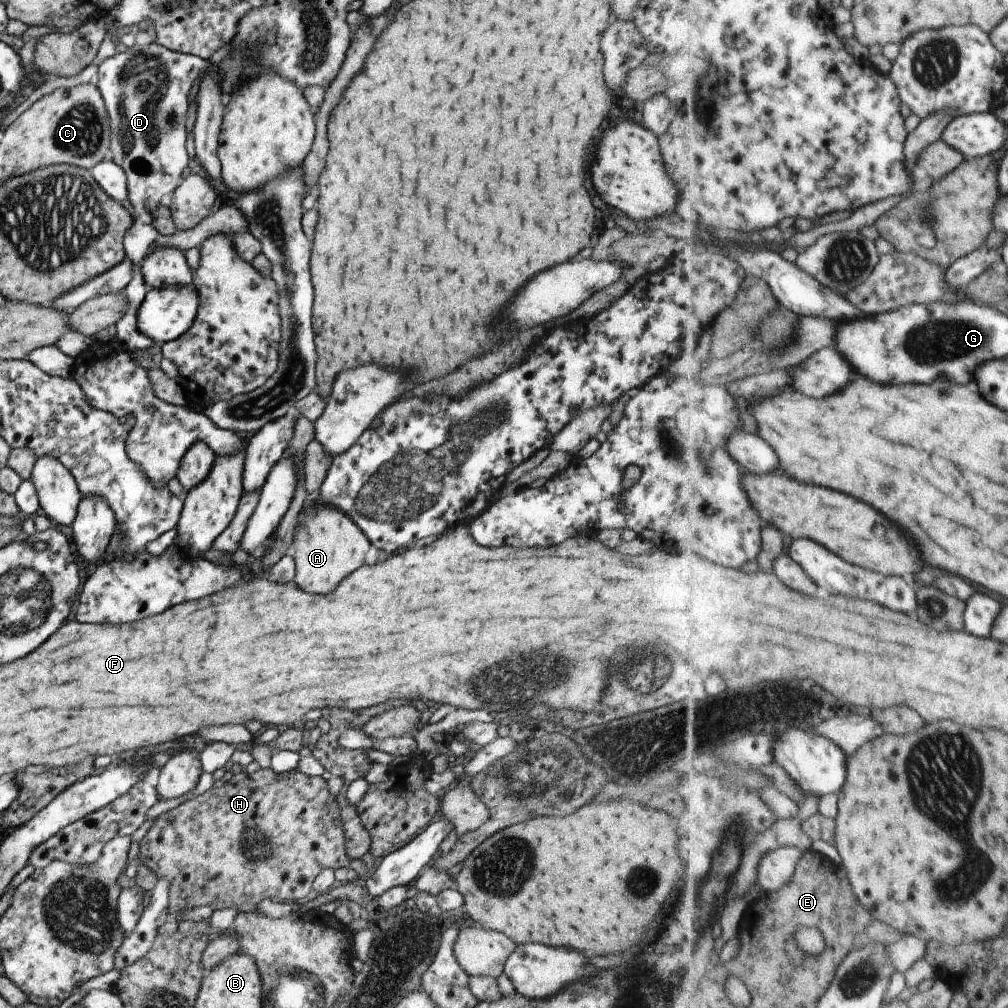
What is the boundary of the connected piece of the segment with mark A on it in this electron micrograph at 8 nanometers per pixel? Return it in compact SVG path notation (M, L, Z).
M308 499L301 510L294 534L294 546L290 553L296 563L295 582L302 586L302 590L310 594L326 594L334 590L346 576L354 573L365 564L366 554L370 550L371 544L368 538L362 534L358 526L342 510L336 510L334 506L328 504L314 504L314 499Z

